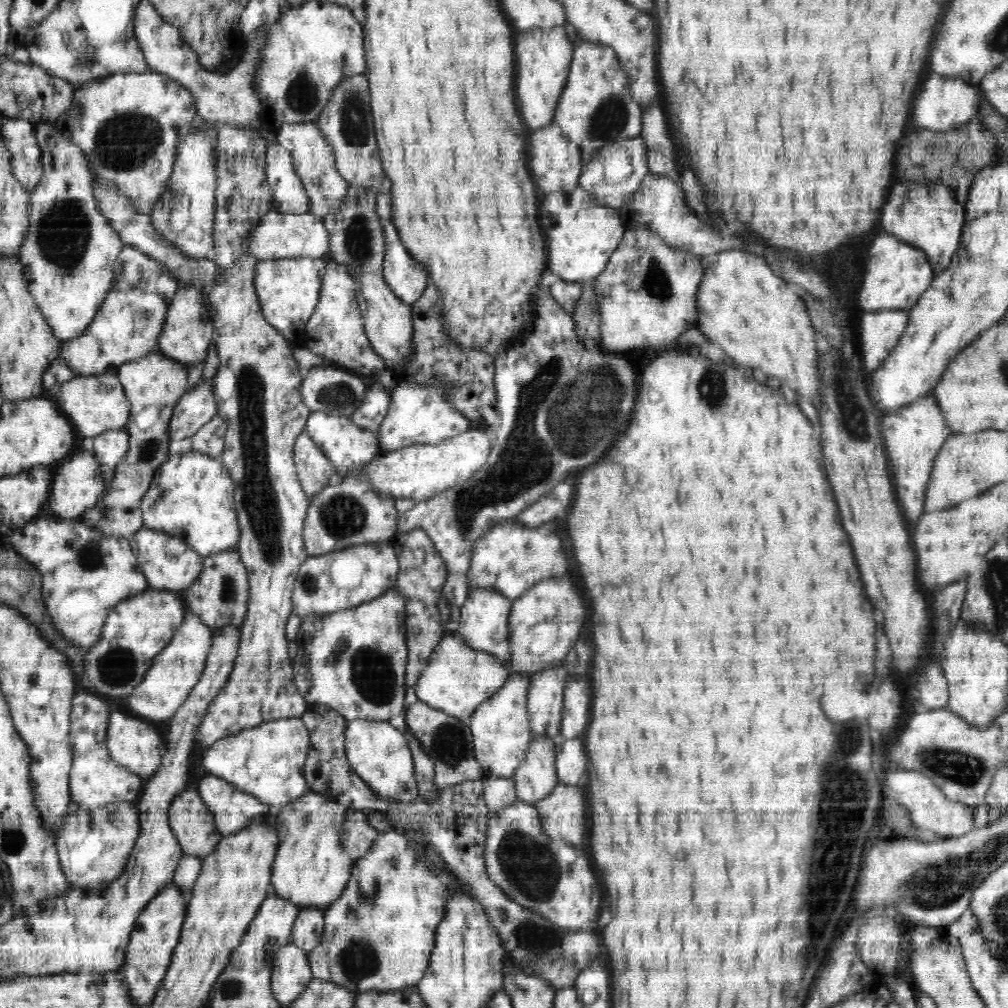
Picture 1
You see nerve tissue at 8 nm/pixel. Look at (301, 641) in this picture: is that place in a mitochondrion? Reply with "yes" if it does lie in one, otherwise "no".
no

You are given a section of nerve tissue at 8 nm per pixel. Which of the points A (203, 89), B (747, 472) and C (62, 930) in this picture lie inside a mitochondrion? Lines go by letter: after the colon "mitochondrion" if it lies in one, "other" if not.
A: other
B: other
C: other

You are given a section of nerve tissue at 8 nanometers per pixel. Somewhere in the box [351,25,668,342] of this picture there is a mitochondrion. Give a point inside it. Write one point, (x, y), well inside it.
(609, 118)

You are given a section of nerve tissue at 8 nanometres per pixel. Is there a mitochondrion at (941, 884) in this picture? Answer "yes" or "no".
yes

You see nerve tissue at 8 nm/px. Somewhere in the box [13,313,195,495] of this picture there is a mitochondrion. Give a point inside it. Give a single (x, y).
(149, 450)

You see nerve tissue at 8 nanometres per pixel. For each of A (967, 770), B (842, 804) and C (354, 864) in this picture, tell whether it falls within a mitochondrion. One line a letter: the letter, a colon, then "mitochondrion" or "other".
A: mitochondrion
B: mitochondrion
C: other

